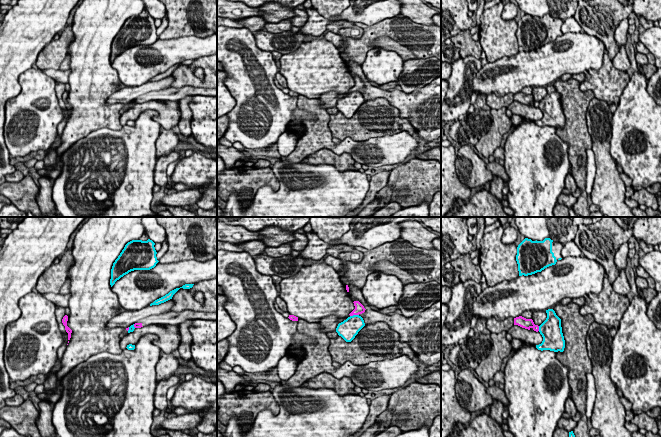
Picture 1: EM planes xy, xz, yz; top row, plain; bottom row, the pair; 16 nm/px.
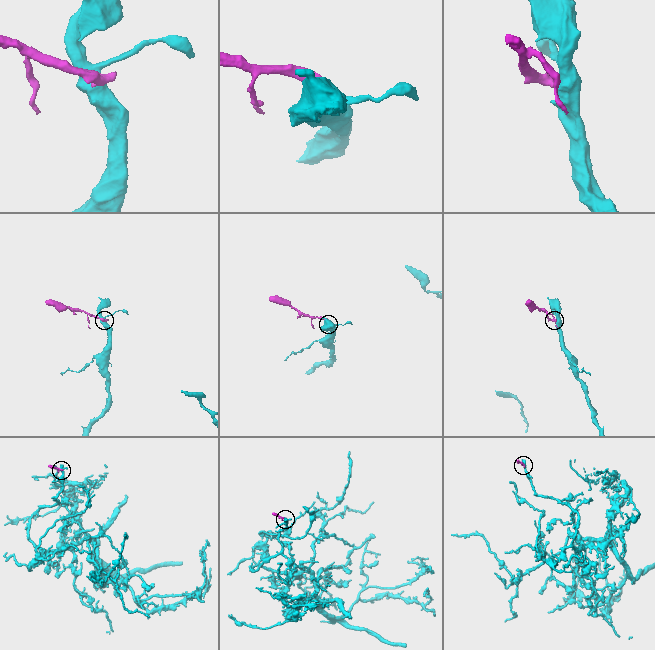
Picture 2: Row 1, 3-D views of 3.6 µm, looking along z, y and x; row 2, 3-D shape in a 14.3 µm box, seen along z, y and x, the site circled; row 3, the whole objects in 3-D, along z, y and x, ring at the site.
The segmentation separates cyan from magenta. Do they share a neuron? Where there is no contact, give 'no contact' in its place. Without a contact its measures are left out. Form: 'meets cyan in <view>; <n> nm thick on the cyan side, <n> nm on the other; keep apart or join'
meets cyan in xz; 320 nm thick on the cyan side, 160 nm on the other; keep apart

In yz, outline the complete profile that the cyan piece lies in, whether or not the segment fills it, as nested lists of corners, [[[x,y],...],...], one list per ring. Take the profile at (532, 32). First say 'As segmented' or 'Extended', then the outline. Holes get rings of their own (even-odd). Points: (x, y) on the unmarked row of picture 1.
Extended. [[[525,14],[517,23],[516,37],[519,52],[532,51],[555,41],[562,35],[563,22],[564,20],[554,18],[550,14],[545,14],[543,17]]]

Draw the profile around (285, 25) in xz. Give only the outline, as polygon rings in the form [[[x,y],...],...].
[[[282,20],[277,23],[266,23],[265,29],[266,31],[270,33],[280,33],[284,31],[291,31],[291,28],[293,27],[290,20]]]

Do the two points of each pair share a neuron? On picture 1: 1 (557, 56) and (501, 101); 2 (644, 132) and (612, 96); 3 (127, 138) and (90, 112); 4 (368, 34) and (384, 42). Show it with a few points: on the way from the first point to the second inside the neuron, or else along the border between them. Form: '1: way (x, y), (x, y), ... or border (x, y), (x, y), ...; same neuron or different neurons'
1: border (488, 93), (496, 95), (513, 94); different neurons
2: border (629, 82), (616, 105); different neurons
3: border (122, 126), (119, 129), (98, 128), (92, 132); different neurons
4: border (370, 44), (380, 37), (390, 37), (400, 44); different neurons

